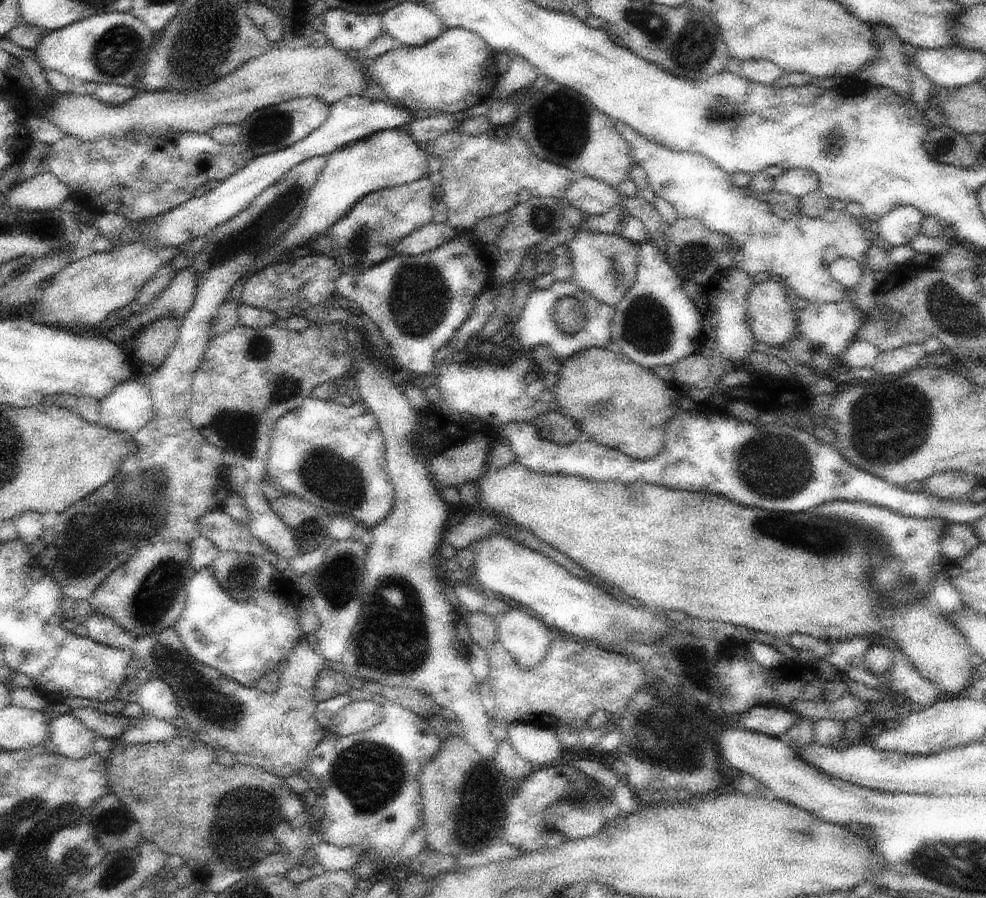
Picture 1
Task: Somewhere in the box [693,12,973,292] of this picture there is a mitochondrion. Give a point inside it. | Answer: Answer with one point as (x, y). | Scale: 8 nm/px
(726, 114)

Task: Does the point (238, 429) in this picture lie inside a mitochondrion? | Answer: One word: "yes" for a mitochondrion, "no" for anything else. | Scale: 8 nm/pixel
yes

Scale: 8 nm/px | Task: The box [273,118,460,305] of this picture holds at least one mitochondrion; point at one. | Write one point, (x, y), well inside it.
(357, 243)

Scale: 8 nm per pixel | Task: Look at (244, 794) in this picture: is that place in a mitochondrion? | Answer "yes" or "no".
yes

